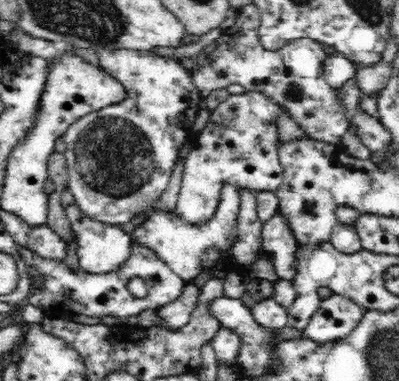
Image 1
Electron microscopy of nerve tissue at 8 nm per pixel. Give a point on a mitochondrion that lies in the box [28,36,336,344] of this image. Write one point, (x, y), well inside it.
(113, 155)

